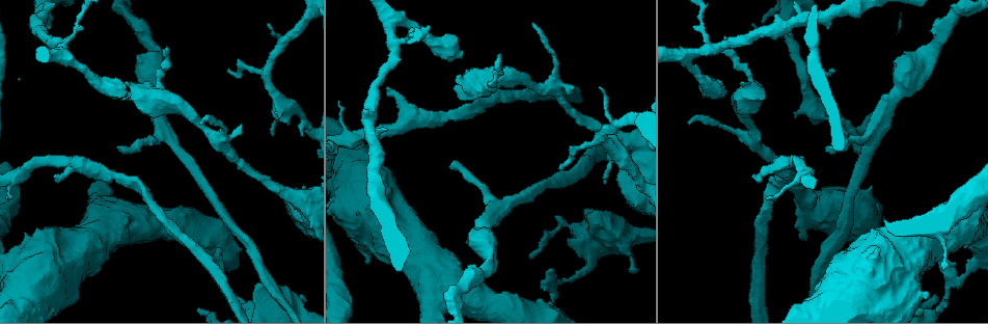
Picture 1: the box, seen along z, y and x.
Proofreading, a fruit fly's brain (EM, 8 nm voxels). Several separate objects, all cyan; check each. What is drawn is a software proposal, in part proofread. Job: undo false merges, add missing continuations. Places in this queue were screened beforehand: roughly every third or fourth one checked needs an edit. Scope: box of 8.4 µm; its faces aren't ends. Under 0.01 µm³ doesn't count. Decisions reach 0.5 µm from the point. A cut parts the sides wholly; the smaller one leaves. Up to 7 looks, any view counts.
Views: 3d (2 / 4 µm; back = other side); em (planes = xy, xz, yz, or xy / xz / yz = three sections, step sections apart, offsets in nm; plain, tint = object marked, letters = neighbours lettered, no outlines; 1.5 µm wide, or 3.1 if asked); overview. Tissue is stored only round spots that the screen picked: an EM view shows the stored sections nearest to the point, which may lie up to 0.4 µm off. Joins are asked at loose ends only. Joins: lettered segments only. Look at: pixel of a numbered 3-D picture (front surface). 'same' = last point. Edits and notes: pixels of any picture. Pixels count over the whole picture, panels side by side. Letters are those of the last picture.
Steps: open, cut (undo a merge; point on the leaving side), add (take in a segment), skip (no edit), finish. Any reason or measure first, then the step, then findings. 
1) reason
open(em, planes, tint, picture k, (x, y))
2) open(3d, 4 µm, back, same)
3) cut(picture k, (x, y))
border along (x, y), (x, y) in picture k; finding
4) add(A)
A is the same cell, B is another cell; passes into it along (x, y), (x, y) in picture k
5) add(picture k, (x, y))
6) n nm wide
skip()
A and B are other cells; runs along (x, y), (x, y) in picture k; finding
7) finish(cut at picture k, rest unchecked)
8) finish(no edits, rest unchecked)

open(3d, 4 µm, picture 1, (754, 176))

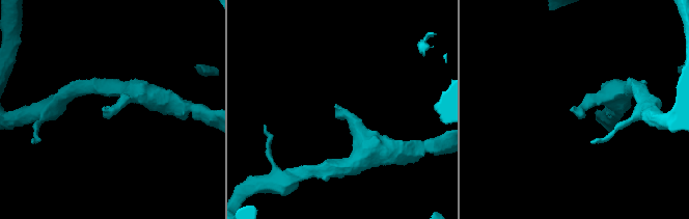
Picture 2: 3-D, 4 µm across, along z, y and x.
now the EM
open(em, planes, letters, picture 2, (335, 107))

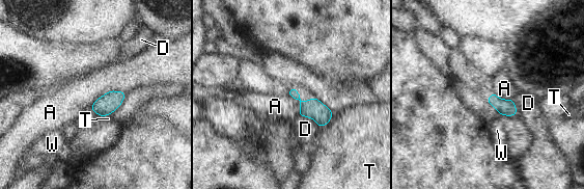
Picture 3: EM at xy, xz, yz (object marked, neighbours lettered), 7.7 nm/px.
110 nm wide
skip()
A, D, T and W are other cells; border along (288, 93), (299, 102), (299, 114) in picture 3; no lettered segment goes on from it

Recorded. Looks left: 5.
free end
open(3d, 4 µm, picture 1, (829, 147))

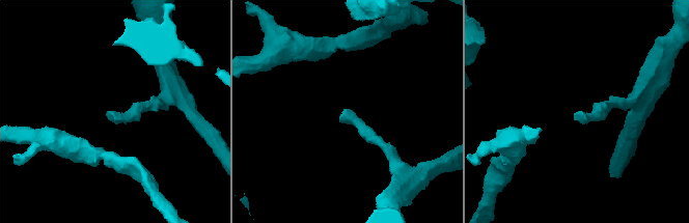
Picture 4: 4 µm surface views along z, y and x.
shape alone is not enough
open(em, yz, step 4, letters, picture 4, (109, 111))

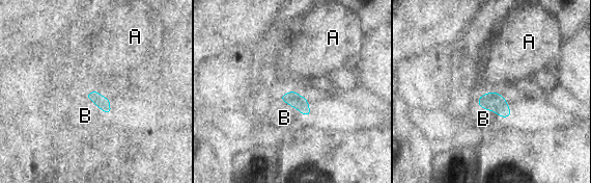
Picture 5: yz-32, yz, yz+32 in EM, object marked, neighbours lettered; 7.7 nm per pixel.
add(B)
B is the same cell, A is another cell; it goes on there

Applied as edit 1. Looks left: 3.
an open end
open(em, planes, letters, picture 1, (631, 269))

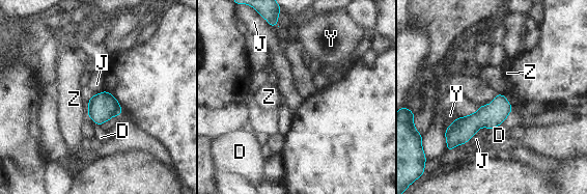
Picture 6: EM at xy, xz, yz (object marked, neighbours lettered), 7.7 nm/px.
180 nm wide
skip()
D, J, Y and Z are other cells; border along (491, 129), (480, 128), (464, 143) in picture 6; no lettered segment goes on from it

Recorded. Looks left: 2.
finish(add at picture 5, rest unchecked)

